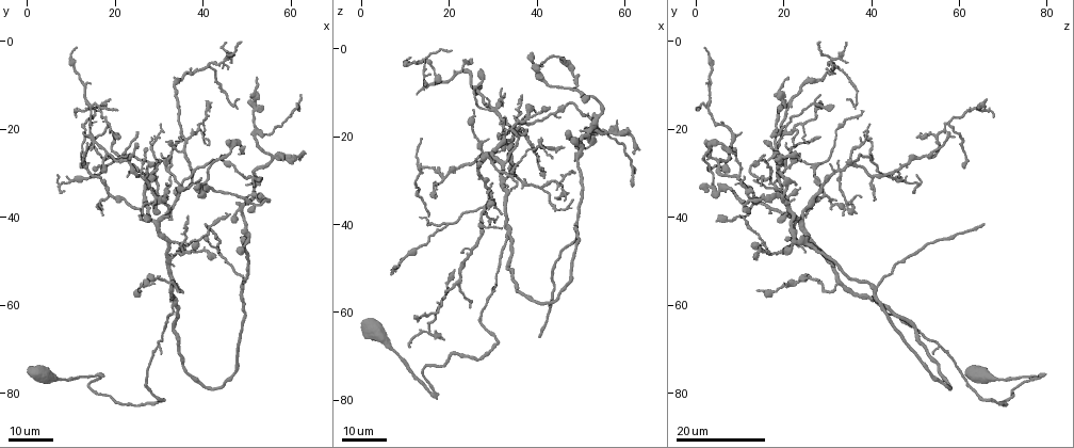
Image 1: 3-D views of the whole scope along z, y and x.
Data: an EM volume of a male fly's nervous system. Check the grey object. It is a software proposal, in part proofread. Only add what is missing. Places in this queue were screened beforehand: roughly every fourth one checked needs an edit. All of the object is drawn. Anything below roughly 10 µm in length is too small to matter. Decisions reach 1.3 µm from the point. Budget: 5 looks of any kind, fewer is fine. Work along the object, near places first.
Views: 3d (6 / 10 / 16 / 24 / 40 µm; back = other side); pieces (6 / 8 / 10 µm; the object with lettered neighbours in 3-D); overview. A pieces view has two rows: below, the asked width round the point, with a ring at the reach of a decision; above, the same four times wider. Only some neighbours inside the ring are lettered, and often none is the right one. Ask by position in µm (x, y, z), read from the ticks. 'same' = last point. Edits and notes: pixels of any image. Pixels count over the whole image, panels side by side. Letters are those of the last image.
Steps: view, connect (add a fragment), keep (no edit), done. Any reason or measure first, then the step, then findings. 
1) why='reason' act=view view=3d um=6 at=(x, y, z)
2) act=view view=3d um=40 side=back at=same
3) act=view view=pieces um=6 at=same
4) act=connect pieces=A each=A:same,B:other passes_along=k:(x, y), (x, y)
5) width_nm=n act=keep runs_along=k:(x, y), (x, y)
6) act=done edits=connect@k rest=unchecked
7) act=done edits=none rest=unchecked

act=view view=3d um=16 at=(45.5, 0.5, 34.5)

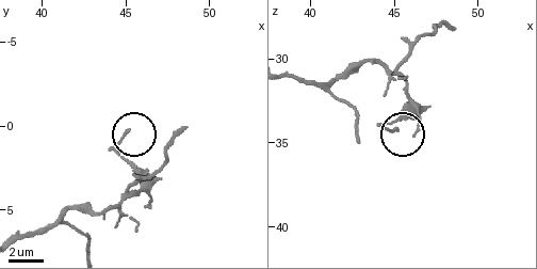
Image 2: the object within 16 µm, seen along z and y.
why='see the neighbours' act=view view=pieces um=10 at=(44.9, 0.3, 34.3)

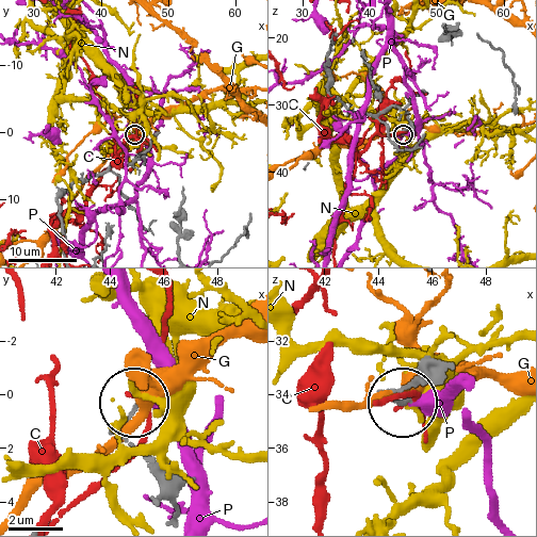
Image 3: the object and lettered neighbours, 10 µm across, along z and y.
act=keep each=C:other,G:other,N:other,P:other found='no lettered fragment goes on from it'

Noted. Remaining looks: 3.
why='long arm stops here' act=view view=3d um=16 at=(41.0, 42.0, 65.0)

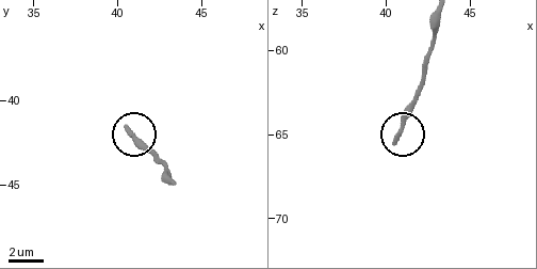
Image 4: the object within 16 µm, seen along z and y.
act=view view=pieces um=6 at=(40.5, 41.7, 65.6)

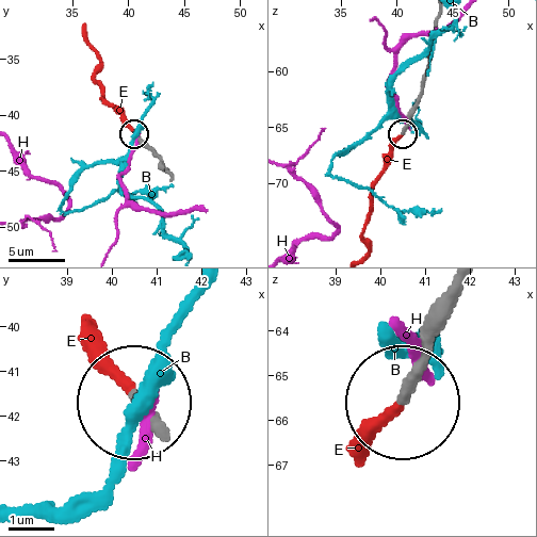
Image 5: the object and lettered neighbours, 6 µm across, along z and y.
act=connect pieces=E each=B:other,E:same,H:other passes_along=5:(164, 430), (92, 335) found='it goes on there'

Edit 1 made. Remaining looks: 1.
act=done edits=connect@5 rest=unchecked

